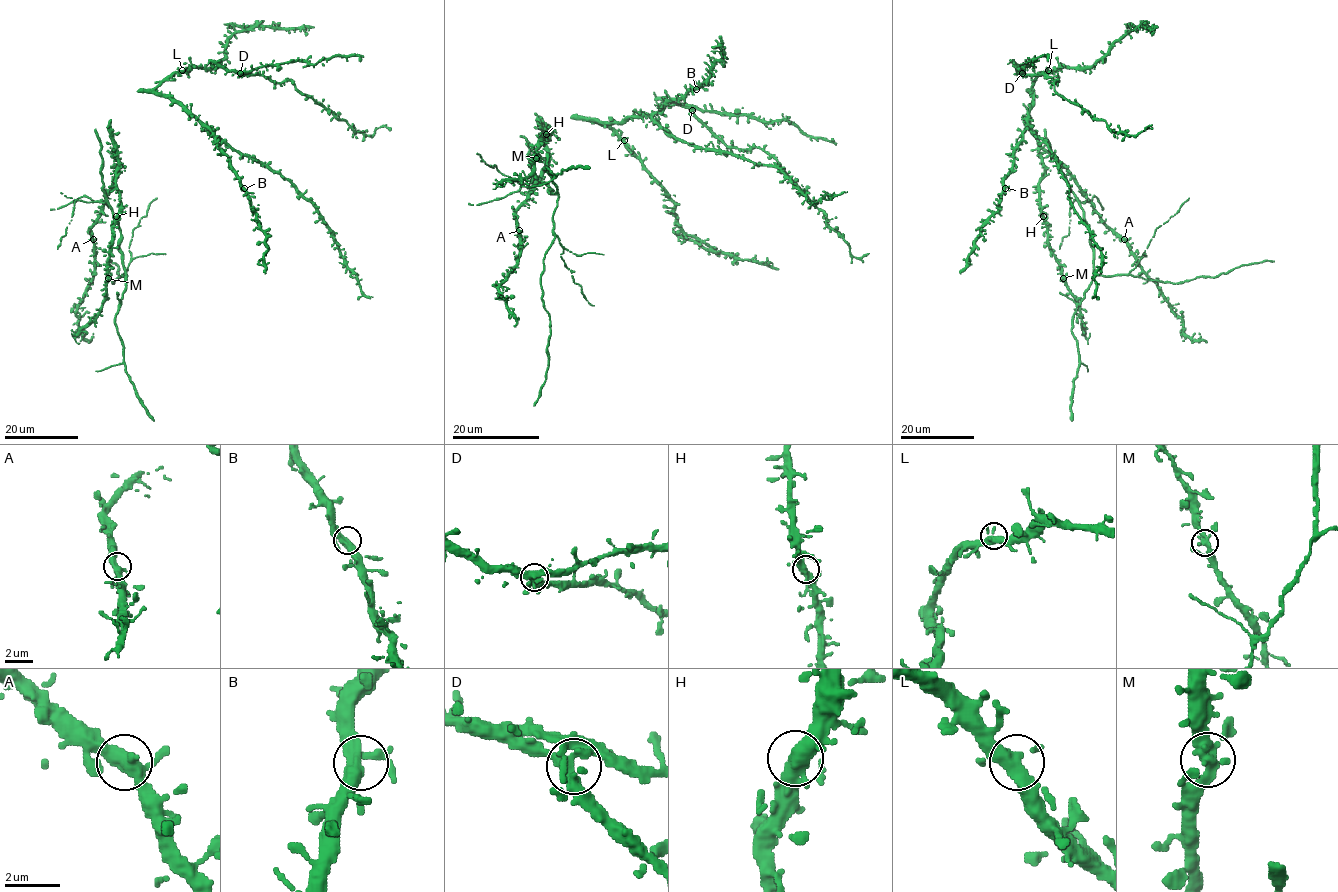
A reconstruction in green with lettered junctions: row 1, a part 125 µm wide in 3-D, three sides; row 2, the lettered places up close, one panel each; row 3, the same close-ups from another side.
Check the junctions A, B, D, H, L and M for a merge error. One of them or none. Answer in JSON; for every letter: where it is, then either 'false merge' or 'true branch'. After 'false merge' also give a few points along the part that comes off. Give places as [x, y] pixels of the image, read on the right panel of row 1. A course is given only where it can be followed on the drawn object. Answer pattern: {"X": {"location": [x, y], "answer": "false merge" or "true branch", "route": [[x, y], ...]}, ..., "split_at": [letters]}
{"A": {"location": [1124, 239], "answer": "true branch"}, "B": {"location": [1005, 188], "answer": "true branch"}, "D": {"location": [1022, 73], "answer": "true branch"}, "H": {"location": [1043, 216], "answer": "true branch"}, "L": {"location": [1048, 70], "answer": "true branch"}, "M": {"location": [1063, 278], "answer": "true branch"}, "split_at": []}

